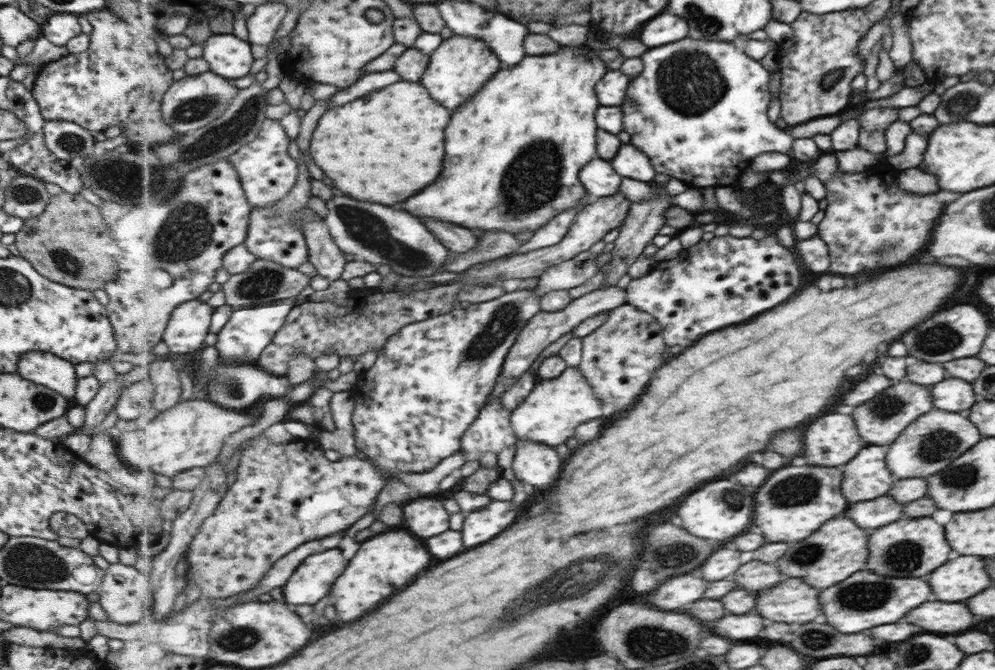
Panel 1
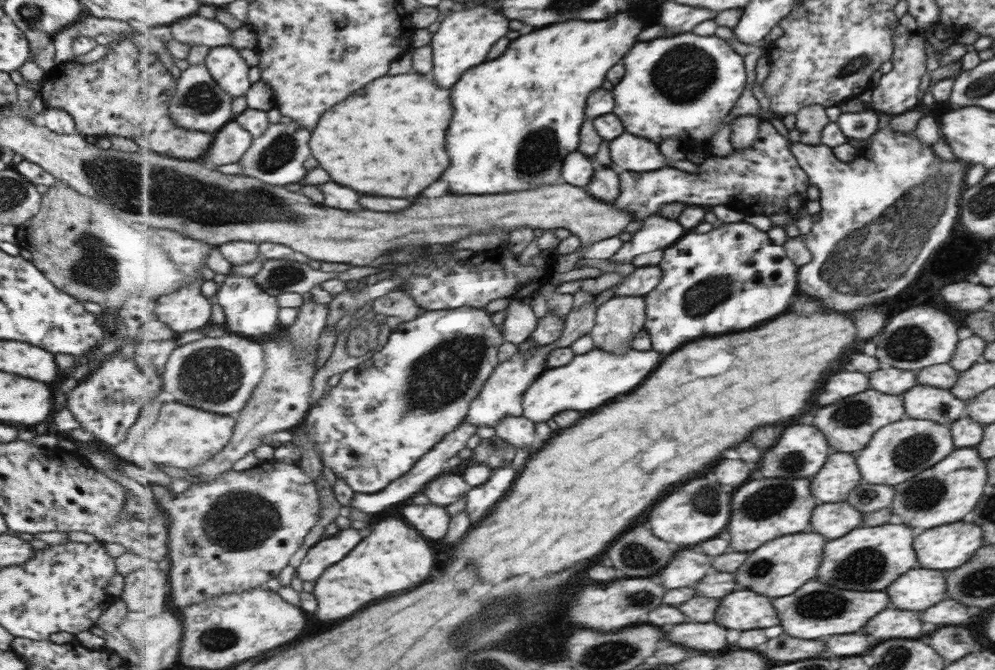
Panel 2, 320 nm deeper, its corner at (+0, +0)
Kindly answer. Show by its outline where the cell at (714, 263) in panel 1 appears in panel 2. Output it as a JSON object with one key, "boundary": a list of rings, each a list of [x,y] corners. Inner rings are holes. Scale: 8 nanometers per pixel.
{"boundary":[[[748,222],[723,224],[721,228],[714,227],[707,234],[687,234],[685,238],[663,250],[663,259],[659,263],[664,272],[662,281],[645,296],[648,302],[645,330],[650,335],[652,348],[663,354],[673,354],[677,348],[685,346],[691,340],[749,330],[785,314],[799,296],[799,266],[795,266],[795,263],[789,258],[784,245],[773,243],[767,231]]]}

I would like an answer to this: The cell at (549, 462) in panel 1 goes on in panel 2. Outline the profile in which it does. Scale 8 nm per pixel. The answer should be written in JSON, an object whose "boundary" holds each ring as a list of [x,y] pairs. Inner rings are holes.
{"boundary":[[[525,415],[504,418],[496,426],[495,432],[511,446],[517,446],[517,448],[535,446],[535,422],[531,422],[531,419]]]}

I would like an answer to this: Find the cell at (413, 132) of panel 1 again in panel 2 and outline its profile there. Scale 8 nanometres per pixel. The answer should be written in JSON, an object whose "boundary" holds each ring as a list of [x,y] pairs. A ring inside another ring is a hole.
{"boundary":[[[423,74],[385,76],[365,86],[365,92],[351,94],[345,102],[325,112],[325,118],[313,130],[311,148],[321,166],[331,174],[331,180],[349,186],[357,192],[373,196],[409,198],[421,194],[451,166],[447,154],[447,130],[453,120],[451,90],[445,90]]]}

